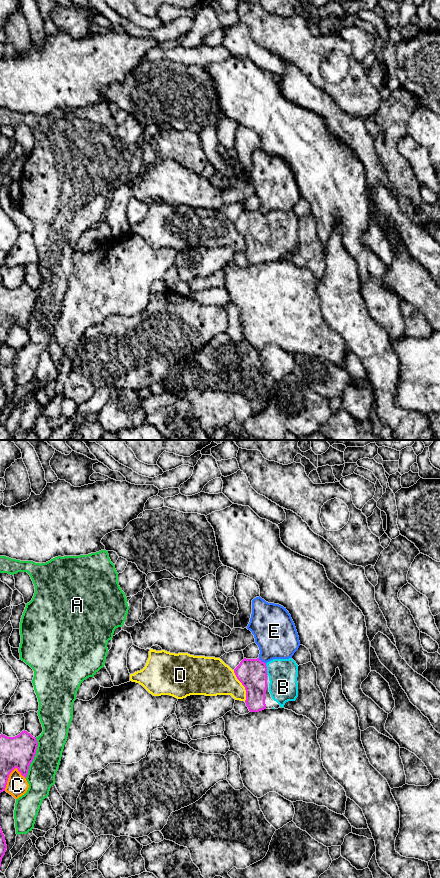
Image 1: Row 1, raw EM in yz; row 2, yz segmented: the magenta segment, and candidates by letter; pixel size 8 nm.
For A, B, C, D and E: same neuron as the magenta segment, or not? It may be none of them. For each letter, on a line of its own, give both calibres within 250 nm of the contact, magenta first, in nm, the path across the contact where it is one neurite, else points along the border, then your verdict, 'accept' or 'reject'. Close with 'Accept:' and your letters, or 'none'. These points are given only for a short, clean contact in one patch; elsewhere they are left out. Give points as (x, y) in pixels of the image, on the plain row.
A: 260/220 nm | reject
B: 240/240 nm | across yz (252, 225), (266, 221), (283, 239) | accept
C: 260/170 nm | reject
D: 240/300 nm | reject
E: 240/340 nm | reject
Accept: B

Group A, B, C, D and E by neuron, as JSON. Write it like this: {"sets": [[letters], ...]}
{"sets": [["A"], ["B"], ["C", "E"], ["D"]]}

